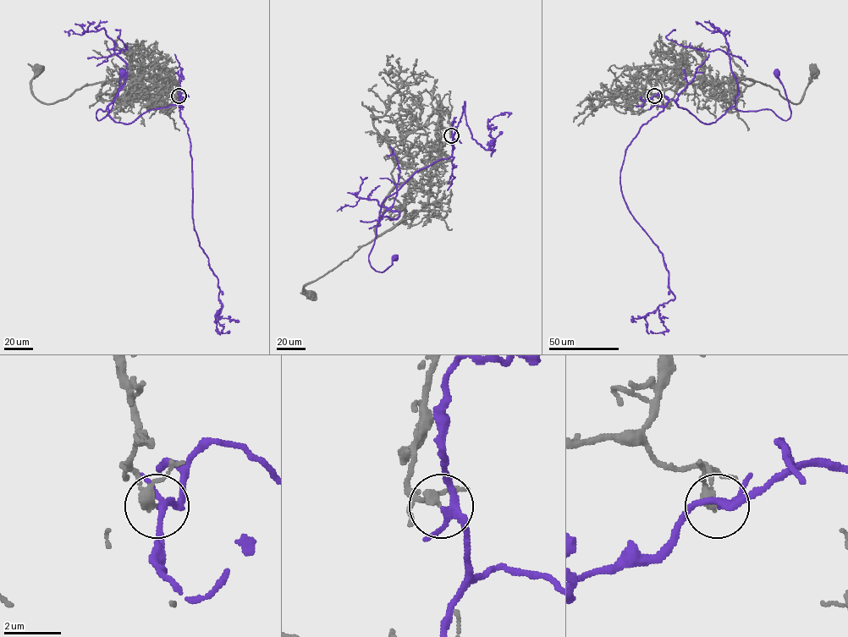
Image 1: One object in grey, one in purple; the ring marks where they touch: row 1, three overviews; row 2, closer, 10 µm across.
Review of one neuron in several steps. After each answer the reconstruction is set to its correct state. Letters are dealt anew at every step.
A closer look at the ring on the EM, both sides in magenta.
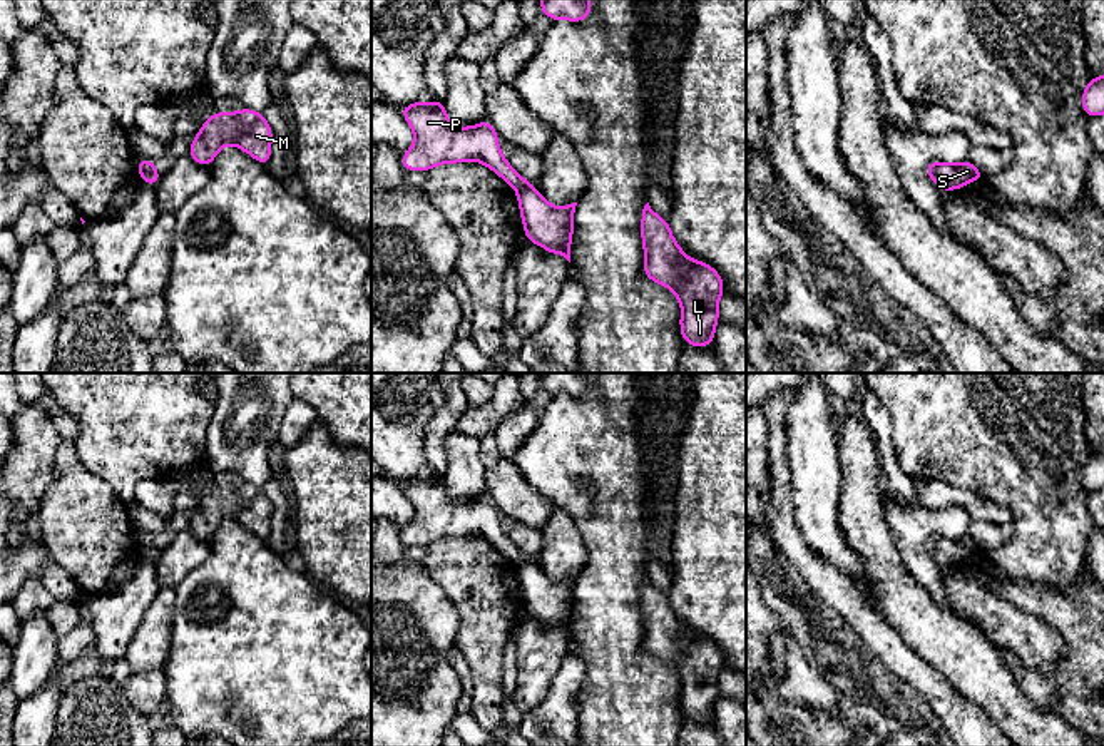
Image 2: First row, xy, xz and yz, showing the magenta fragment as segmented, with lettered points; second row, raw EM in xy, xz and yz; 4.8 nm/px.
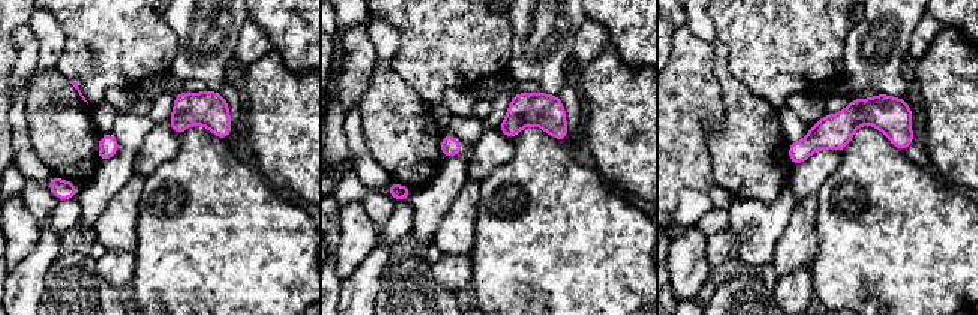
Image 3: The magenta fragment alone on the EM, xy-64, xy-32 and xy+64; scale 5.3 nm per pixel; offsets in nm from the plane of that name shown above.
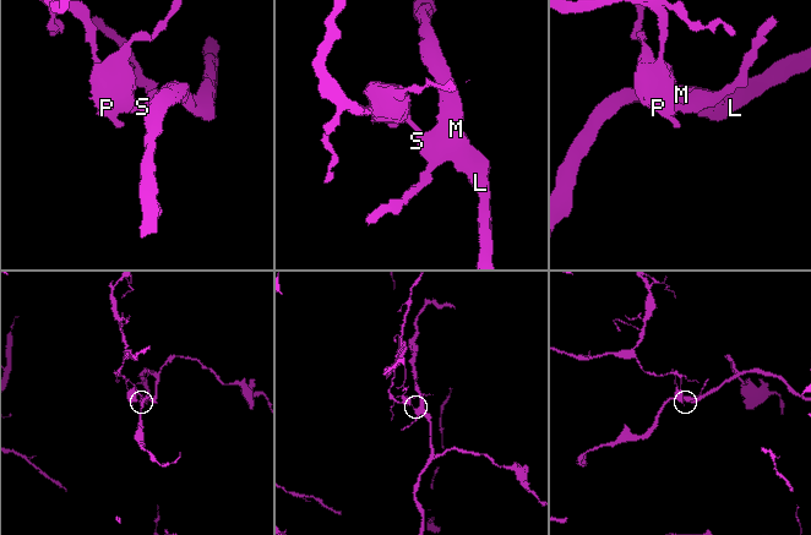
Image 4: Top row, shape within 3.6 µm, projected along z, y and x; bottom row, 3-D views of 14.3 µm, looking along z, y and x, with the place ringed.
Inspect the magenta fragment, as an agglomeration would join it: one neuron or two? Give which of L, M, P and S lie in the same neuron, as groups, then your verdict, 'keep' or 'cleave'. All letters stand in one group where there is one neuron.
groups L M S / P; cleave

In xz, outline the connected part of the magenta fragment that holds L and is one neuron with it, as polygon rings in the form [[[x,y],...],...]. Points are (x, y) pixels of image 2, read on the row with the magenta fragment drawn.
[[[649,202],[641,216],[641,238],[644,248],[644,276],[652,283],[669,288],[681,303],[681,336],[686,345],[706,348],[714,343],[714,330],[719,323],[718,306],[724,291],[721,274],[709,264],[687,258],[676,243],[669,221],[656,214]]]

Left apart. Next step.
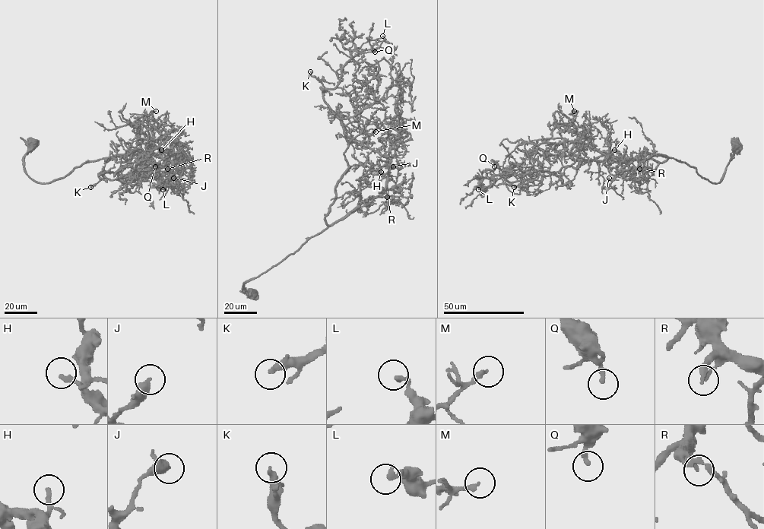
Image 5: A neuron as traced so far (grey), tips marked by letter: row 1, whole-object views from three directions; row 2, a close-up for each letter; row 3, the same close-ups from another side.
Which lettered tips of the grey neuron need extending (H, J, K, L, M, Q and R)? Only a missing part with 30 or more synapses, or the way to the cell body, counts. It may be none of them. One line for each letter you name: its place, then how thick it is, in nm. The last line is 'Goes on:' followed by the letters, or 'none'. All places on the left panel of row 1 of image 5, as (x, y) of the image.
H: at (161, 150); 160 nm thick
K: at (90, 187); 280 nm thick
Goes on: H, K

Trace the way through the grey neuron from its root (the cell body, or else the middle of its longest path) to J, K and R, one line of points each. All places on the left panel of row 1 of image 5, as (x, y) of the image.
J: (32, 144), (23, 166), (41, 183), (63, 178), (90, 161), (142, 153), (175, 164), (169, 180), (173, 178)
K: (32, 144), (23, 166), (41, 183), (130, 154), (125, 168), (103, 170), (90, 187)
R: (32, 144), (23, 166), (26, 173), (41, 183), (63, 178), (90, 161), (142, 153), (160, 156), (167, 169)

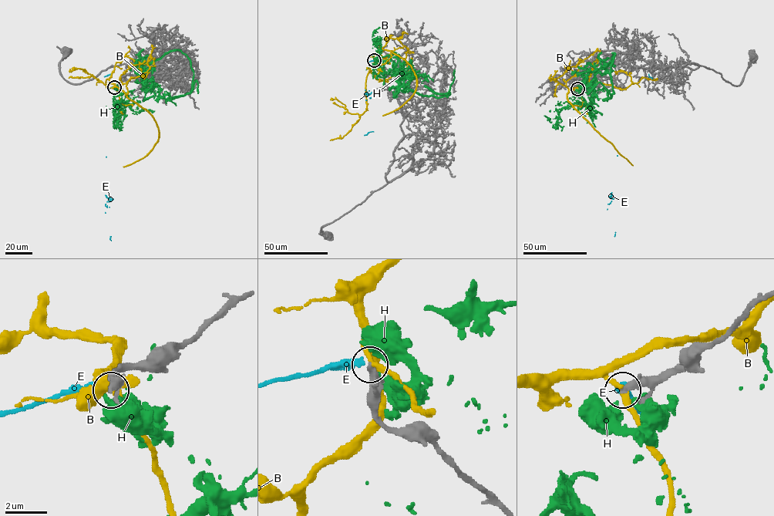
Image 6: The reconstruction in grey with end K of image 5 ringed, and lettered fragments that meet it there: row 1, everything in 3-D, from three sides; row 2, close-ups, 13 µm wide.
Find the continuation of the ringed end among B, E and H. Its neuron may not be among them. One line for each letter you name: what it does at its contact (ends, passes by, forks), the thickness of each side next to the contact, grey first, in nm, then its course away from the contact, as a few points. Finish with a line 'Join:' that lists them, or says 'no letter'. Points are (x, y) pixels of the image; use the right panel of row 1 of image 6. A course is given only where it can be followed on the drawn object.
Join: no letter

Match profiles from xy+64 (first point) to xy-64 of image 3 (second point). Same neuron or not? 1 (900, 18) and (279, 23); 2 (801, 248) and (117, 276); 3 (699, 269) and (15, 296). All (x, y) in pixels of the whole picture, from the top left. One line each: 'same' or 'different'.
1: different
2: different
3: different

